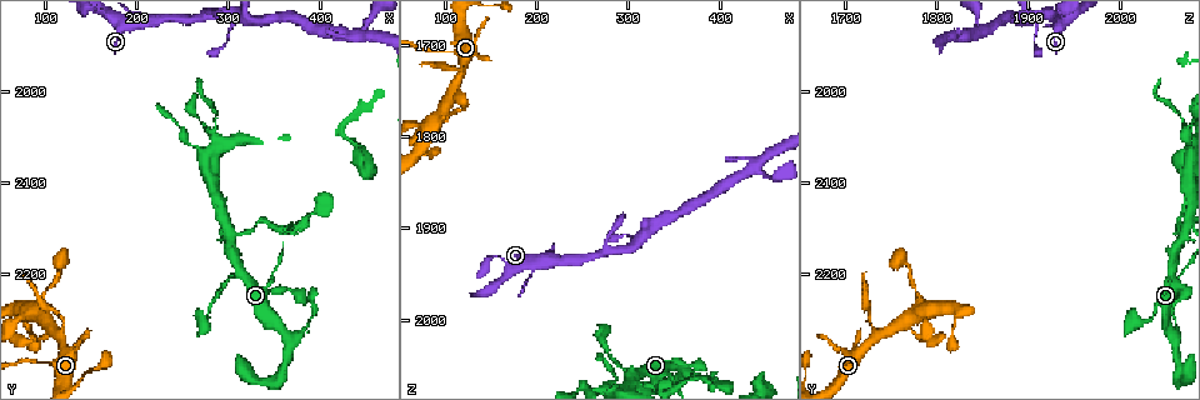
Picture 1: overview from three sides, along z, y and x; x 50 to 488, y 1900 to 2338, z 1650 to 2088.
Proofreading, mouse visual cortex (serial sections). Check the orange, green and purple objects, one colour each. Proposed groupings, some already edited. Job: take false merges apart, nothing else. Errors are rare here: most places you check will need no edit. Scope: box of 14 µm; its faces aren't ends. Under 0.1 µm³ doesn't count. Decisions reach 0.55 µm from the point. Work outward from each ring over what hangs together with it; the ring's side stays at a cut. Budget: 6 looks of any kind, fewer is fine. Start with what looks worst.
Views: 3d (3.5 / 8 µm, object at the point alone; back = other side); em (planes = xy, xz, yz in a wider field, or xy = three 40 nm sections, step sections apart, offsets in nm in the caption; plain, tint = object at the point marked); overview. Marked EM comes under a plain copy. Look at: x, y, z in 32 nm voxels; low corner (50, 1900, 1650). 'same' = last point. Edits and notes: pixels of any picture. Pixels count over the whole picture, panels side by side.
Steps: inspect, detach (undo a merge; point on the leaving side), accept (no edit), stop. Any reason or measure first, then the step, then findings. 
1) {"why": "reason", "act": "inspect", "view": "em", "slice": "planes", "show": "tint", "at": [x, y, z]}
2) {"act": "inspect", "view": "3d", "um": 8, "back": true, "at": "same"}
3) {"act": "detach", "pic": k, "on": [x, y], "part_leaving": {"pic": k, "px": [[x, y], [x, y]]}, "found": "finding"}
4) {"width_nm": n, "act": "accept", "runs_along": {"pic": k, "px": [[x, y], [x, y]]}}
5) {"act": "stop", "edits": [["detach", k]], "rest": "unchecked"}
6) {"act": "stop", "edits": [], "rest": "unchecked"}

{"act": "inspect", "view": "3d", "um": 3.5, "at": [90, 2245, 1785]}

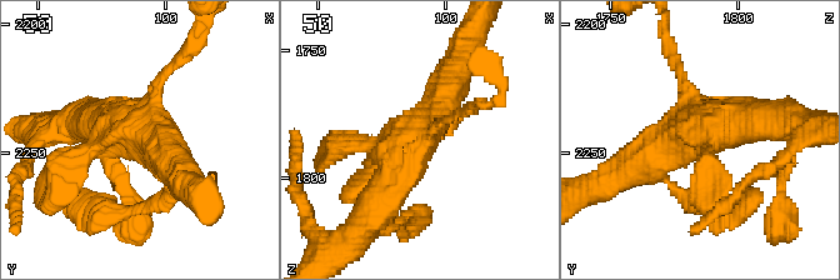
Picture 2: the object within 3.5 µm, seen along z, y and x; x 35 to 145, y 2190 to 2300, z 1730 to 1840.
{"arm_widths_nm": [150, 200, 400, 500], "act": "accept", "runs_along": {"pic": 2, "px": [[458, 68], [380, 195]]}, "found": "continuous, no second cell"}

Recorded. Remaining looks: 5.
{"act": "inspect", "view": "em", "slice": "xy", "step": 3, "show": "tint", "at": [310, 2195, 2060]}

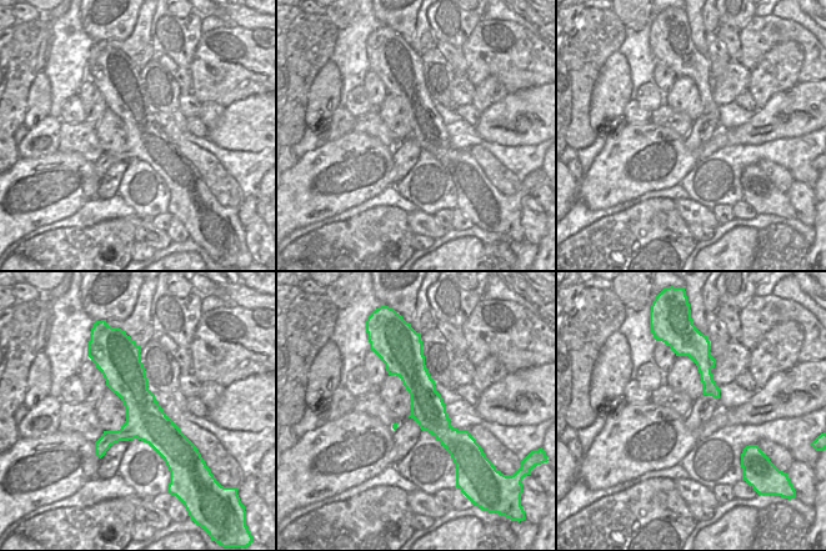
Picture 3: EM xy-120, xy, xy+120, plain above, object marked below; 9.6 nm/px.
{"act": "inspect", "view": "3d", "um": 3.5, "at": "same"}

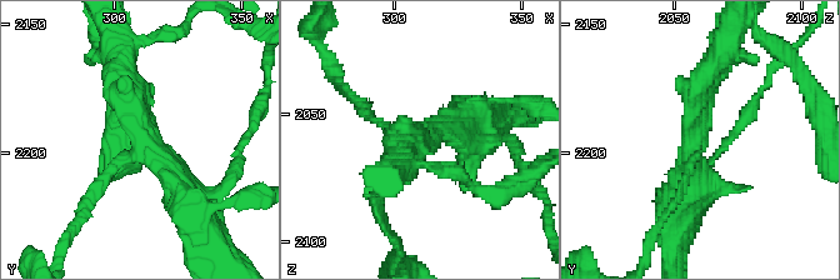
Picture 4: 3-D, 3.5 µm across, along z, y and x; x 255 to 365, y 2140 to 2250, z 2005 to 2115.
{"arms": 3, "arm_widths_nm": [150, 350, 450], "act": "accept", "runs_along": {"pic": 3, "px": [[129, 359], [165, 455]]}, "found": "continuous, no second cell"}

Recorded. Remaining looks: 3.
{"why": "arms part here", "act": "inspect", "view": "3d", "um": 3.5, "back": true, "at": [440, 1935, 1835]}

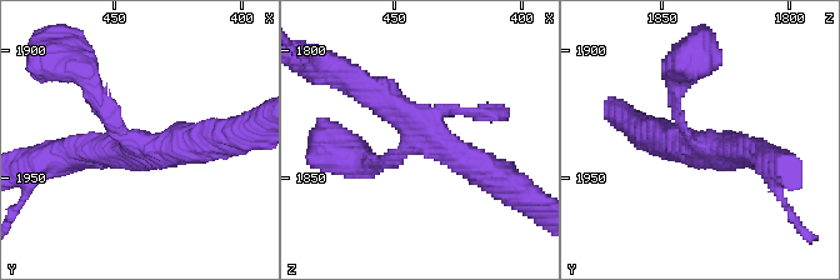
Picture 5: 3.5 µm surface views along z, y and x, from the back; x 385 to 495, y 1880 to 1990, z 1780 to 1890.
{"act": "inspect", "view": "em", "slice": "xy", "step": 1, "show": "tint", "at": [437, 1939, 1834]}

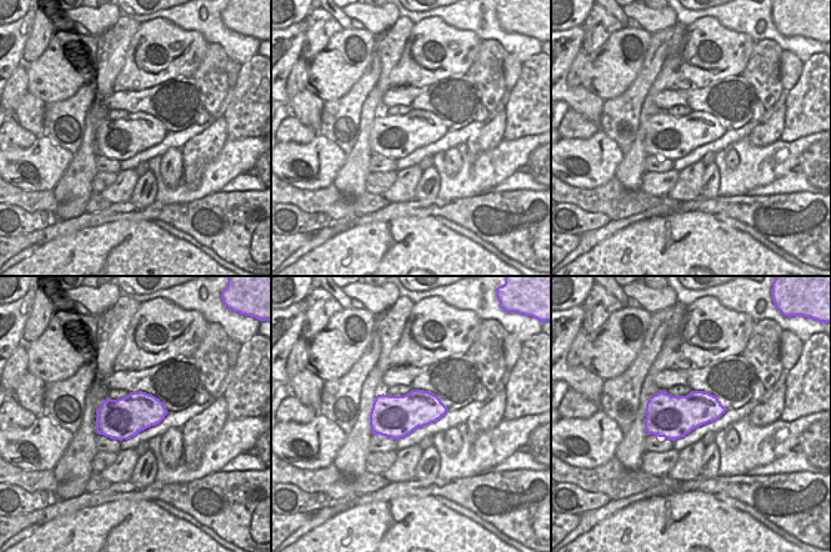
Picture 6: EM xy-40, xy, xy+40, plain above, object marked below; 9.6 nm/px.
{"act": "accept", "runs_along": {"pic": 5, "px": [[498, 176], [456, 158], [356, 84]]}, "found": "all the same cell"}

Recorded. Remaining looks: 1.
{"act": "stop", "edits": [], "rest": "unchecked"}

